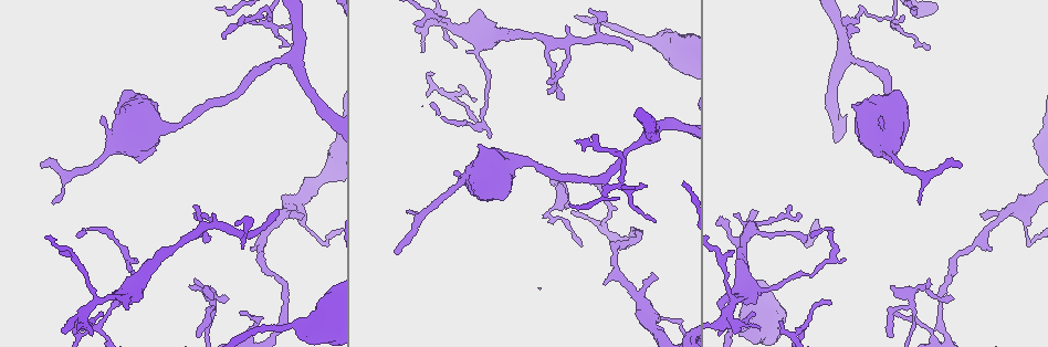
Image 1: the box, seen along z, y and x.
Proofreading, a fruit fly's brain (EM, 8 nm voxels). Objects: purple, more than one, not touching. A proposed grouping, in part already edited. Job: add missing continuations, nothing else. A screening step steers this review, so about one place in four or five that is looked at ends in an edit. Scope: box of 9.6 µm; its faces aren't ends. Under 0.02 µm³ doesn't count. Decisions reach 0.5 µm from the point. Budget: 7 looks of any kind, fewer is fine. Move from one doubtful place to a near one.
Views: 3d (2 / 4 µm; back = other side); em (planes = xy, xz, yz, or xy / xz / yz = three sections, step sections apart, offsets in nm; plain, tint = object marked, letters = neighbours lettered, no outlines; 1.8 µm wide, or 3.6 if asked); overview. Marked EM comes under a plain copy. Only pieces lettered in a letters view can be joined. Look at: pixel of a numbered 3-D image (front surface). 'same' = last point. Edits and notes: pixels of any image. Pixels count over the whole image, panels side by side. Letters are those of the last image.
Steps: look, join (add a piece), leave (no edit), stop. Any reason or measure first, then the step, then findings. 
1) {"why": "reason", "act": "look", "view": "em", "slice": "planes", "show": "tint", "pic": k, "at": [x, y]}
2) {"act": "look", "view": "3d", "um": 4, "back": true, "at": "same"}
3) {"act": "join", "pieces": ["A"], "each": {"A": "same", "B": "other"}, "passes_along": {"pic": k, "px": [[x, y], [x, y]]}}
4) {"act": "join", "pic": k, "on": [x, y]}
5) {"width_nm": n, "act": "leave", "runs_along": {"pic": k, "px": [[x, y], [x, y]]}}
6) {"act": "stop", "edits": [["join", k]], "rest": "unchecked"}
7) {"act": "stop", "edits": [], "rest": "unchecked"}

{"why": "thin end", "act": "look", "view": "3d", "um": 4, "pic": 1, "at": [826, 230]}

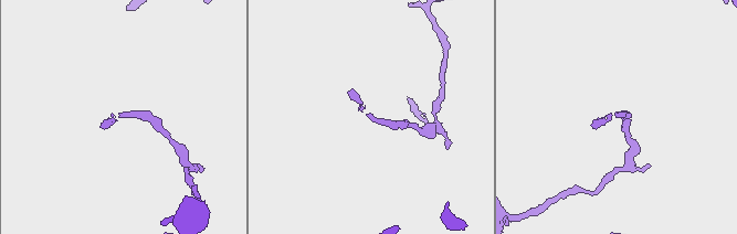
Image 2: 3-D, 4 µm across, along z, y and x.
{"why": "now the EM", "act": "look", "view": "em", "slice": "planes", "show": "letters", "pic": 2, "at": [615, 117]}

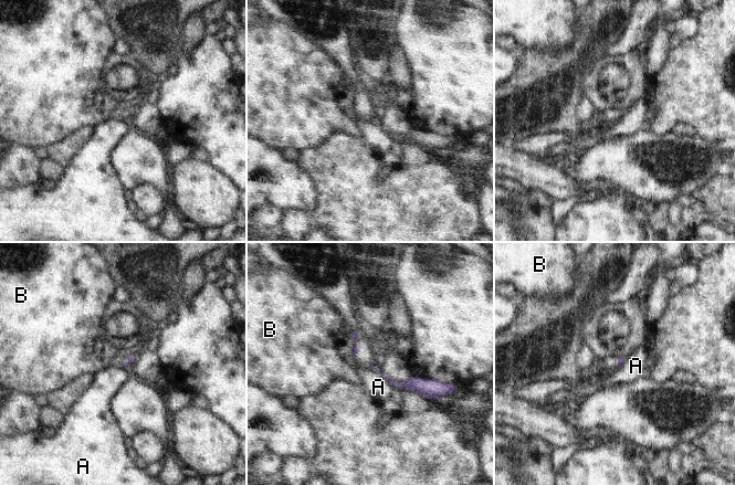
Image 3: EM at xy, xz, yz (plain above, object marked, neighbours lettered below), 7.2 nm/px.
{"longest_contact_nm": ["A", 240], "act": "leave", "each": {"A": "other", "B": "other"}, "border": {"pic": 3, "px": [[368, 367], [375, 368], [395, 386]]}, "found": "none of them fits"}

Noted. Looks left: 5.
{"why": "branch stops here", "act": "look", "view": "3d", "um": 2, "pic": 1, "at": [956, 165]}

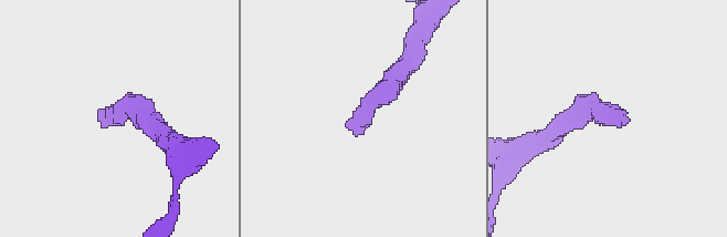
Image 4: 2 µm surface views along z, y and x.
{"why": "shape alone is not enough", "act": "look", "view": "em", "um": 3.6, "slice": "xz", "step": 4, "show": "tint", "pic": 4, "at": [620, 117]}

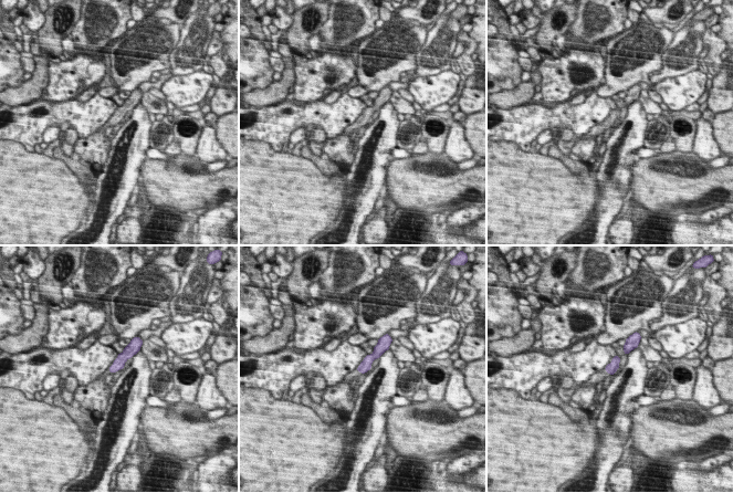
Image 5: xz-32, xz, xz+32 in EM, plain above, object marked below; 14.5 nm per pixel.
{"why": "another direction", "act": "look", "view": "em", "um": 3.6, "slice": "planes", "show": "letters", "at": "same"}

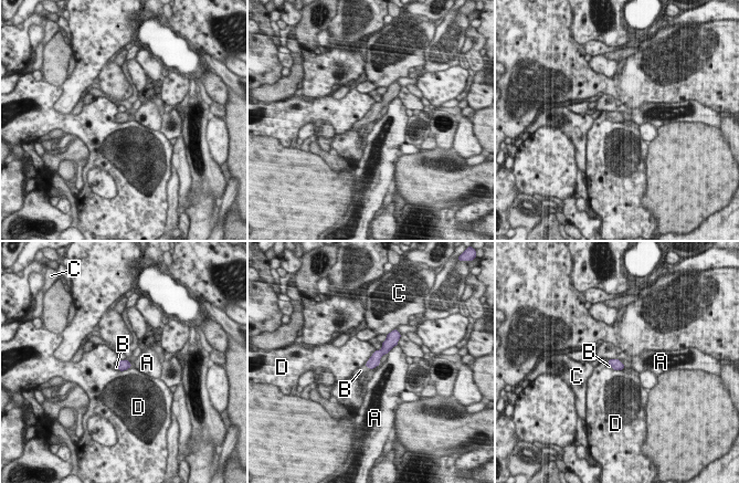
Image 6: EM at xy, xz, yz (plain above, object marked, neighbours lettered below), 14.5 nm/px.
{"width_nm": 160, "act": "join", "pieces": ["B"], "each": {"A": "other", "B": "same", "C": "other", "D": "other"}, "passes_along": {"pic": 6, "px": [[375, 359], [366, 365], [360, 370]]}, "found": "the cell continues"}

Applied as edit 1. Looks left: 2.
{"act": "look", "view": "overview"}

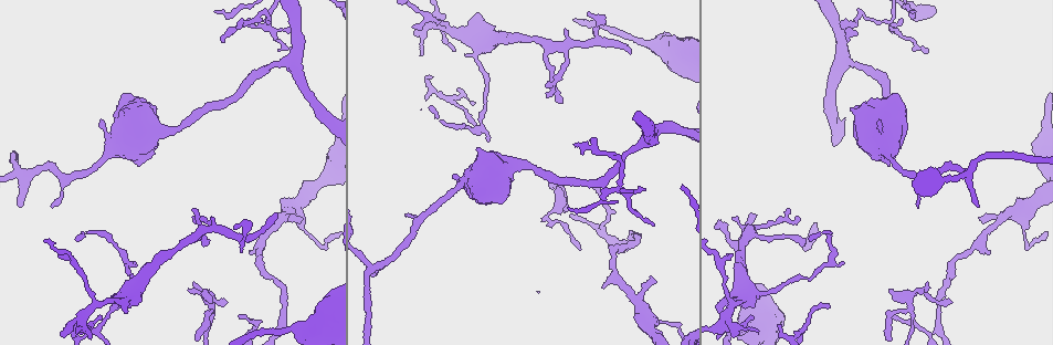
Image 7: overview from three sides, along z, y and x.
{"act": "look", "view": "em", "slice": "planes", "show": "letters", "pic": 7, "at": [593, 40]}

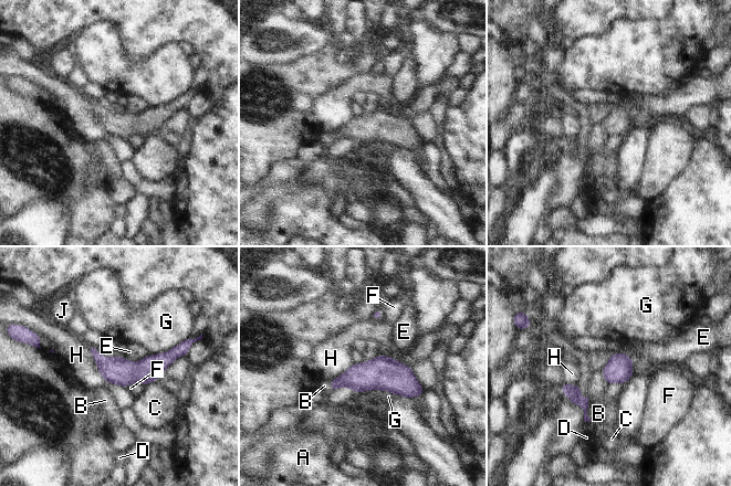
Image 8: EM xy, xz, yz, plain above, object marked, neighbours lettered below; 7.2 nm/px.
{"width_nm": 190, "act": "join", "pieces": ["D"], "each": {"A": "other", "B": "other", "C": "other", "D": "same", "E": "other", "F": "other", "G": "other", "H": "other", "J": "other"}, "passes_along": {"pic": 8, "px": [[573, 391], [586, 420], [587, 429]]}, "found": "the cell continues"}

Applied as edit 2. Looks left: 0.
{"act": "stop", "edits": [["join", 6], ["join", 8]], "rest": "unchecked"}

